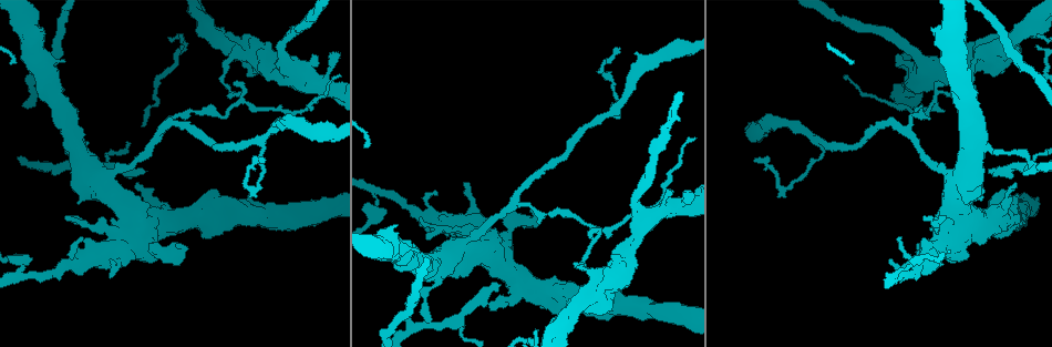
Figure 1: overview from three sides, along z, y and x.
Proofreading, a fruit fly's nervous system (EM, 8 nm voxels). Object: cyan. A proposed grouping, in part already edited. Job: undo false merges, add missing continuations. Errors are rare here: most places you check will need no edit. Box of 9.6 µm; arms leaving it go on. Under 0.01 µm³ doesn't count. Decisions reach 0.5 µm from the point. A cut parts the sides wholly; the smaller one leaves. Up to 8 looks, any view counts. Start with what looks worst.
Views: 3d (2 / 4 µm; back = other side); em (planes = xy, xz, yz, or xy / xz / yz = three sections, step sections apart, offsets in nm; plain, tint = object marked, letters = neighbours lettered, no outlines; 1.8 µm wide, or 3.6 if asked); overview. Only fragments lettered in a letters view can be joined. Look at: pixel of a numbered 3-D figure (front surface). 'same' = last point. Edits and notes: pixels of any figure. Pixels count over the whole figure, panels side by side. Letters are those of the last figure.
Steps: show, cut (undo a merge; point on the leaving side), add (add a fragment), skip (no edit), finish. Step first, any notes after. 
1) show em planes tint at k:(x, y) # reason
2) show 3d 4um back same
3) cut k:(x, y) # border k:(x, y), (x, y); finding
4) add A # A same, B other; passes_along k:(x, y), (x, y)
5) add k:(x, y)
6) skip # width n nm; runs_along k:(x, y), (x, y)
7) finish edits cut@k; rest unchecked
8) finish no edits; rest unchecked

show em 3.6um xy step 8 tint at 1:(599, 278) # abrupt turn

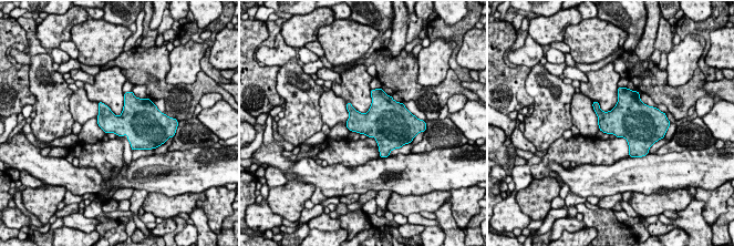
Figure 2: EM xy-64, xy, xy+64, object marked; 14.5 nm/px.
show em 3.6um xy step 8 letters same # see the neighbours

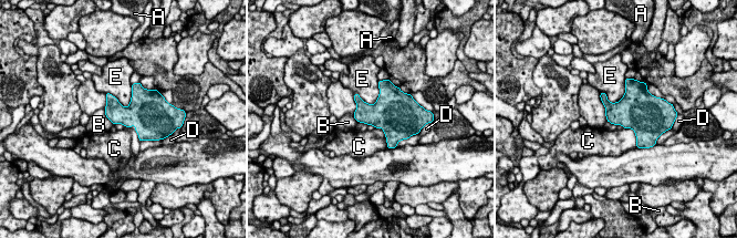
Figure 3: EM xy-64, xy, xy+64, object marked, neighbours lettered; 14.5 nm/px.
skip # A other, B other, C other, D other, E other; border 3:(132, 84), (126, 106), (105, 93); continuous, no second neuron

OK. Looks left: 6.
show 3d 2um at 1:(590, 226) # a fork

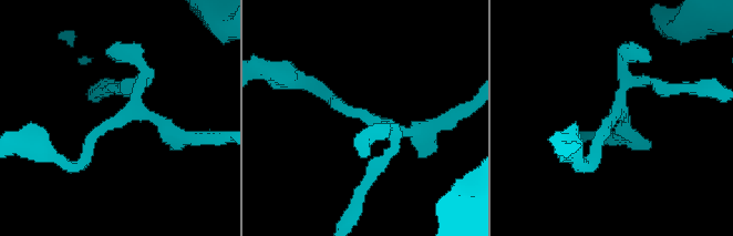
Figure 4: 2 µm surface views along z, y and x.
show em planes letters at 4:(123, 115) # need the tissue

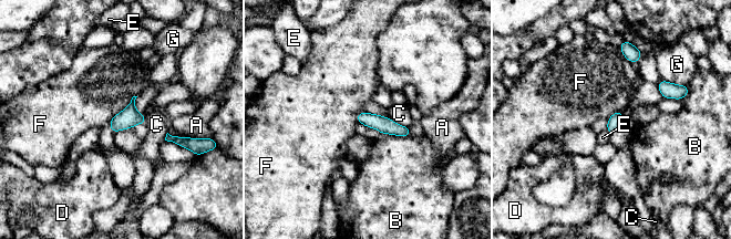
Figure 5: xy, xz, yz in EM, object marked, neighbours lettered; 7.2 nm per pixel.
skip # A other, B other, C other, D other, E other, F other, G other; border 5:(136, 95), (107, 123); all the same neuron

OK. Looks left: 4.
show em yz step 8 tint at 1:(912, 138) # side arm on a straight run

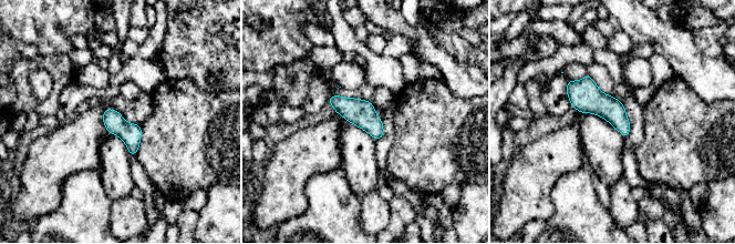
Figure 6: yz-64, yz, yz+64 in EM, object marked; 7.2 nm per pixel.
show em xy step 4 letters same

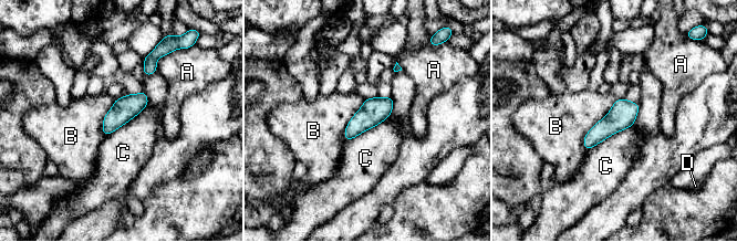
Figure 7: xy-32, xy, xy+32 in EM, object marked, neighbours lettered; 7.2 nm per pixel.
skip # width 180 nm; A other, B other, C other, D other; border 7:(390, 114), (376, 125), (346, 141); one neuron here

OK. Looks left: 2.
show 3d 2um at 1:(381, 194) # a fork

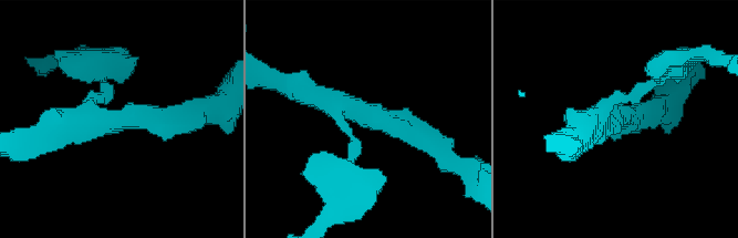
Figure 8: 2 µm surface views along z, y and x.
show em planes letters at 8:(611, 114) # arms 3; arm_widths 190, 200, 200 nm; now the EM

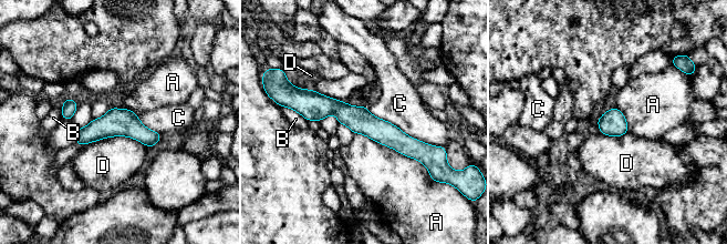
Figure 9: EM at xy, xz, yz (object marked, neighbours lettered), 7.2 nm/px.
skip # A other, B other, C other, D other; one neuron here

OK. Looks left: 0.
finish no edits; rest unchecked

